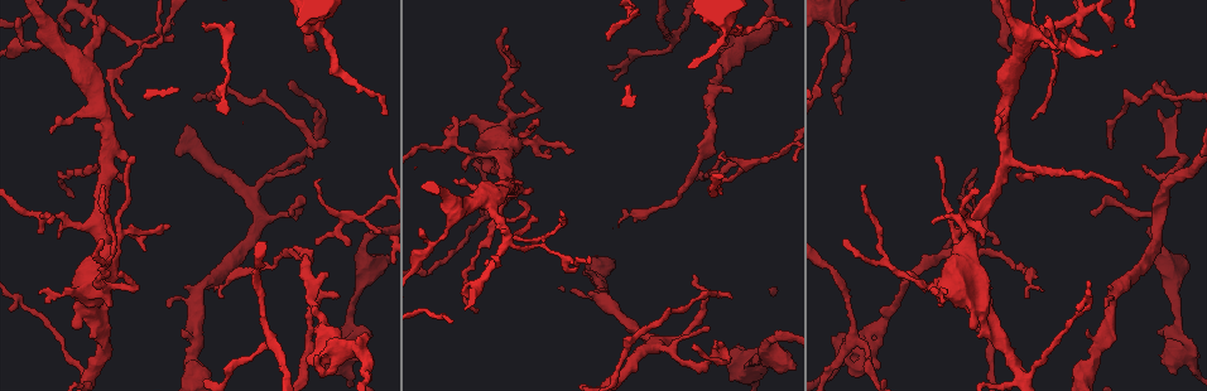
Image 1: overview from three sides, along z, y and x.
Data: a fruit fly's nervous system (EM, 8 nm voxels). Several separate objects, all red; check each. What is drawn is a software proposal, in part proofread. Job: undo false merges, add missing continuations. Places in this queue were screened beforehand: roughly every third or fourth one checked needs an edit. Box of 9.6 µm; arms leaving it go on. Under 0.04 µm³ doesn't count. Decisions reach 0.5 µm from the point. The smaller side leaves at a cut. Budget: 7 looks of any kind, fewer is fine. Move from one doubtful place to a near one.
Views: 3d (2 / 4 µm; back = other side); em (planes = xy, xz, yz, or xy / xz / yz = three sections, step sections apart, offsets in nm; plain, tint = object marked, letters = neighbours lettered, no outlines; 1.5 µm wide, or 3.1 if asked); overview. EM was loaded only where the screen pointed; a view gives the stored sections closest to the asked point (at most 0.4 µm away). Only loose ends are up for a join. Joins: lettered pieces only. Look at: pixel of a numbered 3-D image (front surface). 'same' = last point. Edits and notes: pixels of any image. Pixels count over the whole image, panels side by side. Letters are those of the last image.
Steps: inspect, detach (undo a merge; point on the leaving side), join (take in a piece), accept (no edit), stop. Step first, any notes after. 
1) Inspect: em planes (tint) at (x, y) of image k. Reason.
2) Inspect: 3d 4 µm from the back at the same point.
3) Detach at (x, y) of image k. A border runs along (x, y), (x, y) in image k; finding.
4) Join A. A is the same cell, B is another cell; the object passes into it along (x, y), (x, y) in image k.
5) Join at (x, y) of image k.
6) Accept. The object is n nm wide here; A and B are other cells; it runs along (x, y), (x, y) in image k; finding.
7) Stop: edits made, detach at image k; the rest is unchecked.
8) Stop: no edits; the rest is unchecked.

Inspect: em planes (letters) at (945, 292) of image 1. An open end.

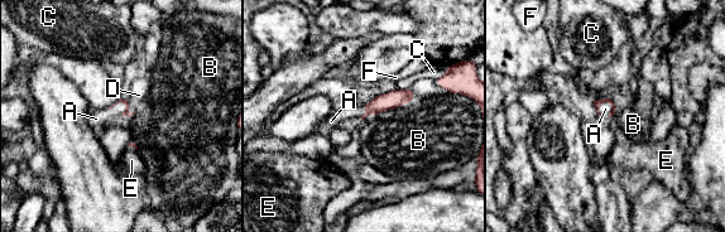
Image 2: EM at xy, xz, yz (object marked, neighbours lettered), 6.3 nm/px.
Join A. A is the same cell, B, C, D, E and F are other cells; the object passes into it along (598, 104), (604, 101), (605, 109) in image 2; the neuron continues.

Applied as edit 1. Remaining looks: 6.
Inspect: overview.

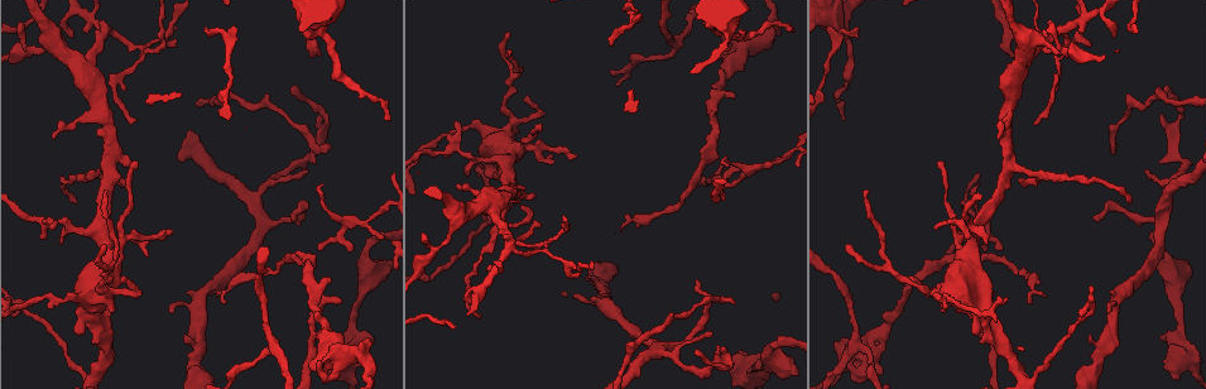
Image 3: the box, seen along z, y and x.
Inspect: em yz step 4 (letters) at (479, 318) of image 3. Free end.

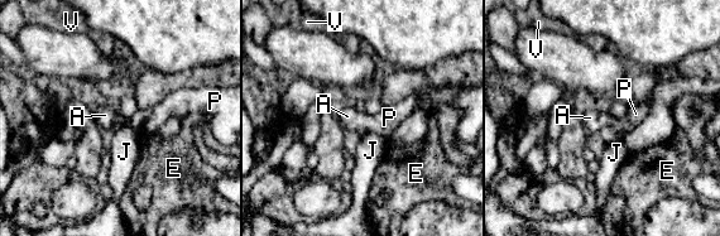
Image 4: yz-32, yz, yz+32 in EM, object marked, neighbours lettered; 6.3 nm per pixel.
Inspect: em planes (letters) at the same point. Cut it another way.

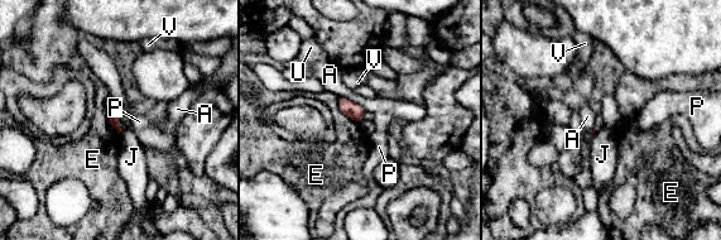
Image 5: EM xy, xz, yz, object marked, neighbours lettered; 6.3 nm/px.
Accept. The longest contact is with E, 200 nm; A, E, J, P, U and V are other cells; a border runs along (339, 97), (339, 108), (357, 123) in image 5; no lettered piece goes on from it.

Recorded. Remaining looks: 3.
Inspect: 3d 4 µm at (998, 138) of image 3. Thin end.

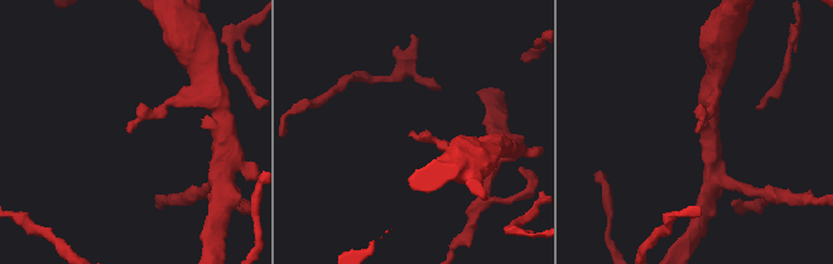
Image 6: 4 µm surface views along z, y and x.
Inspect: em xz step 4 (tint) at (410, 133) of image 6. Now the EM.

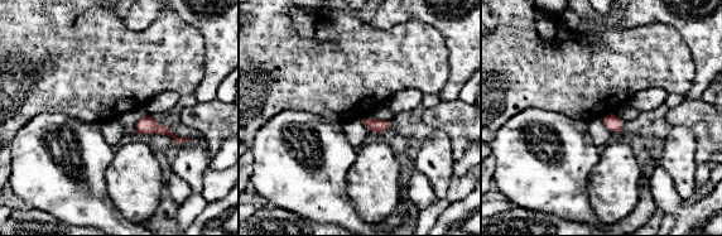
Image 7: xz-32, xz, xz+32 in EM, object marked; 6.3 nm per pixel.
Inspect: em planes (letters) at the same point.

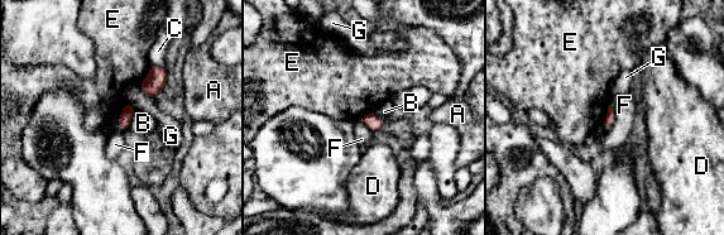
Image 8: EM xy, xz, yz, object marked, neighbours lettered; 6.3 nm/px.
Accept. A, B, C, D, E, F and G are other cells; a border runs along (609, 105), (600, 126) in image 8; no lettered piece goes on from it.

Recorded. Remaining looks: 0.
Stop: edits made, join at image 2; the rest is unchecked.

